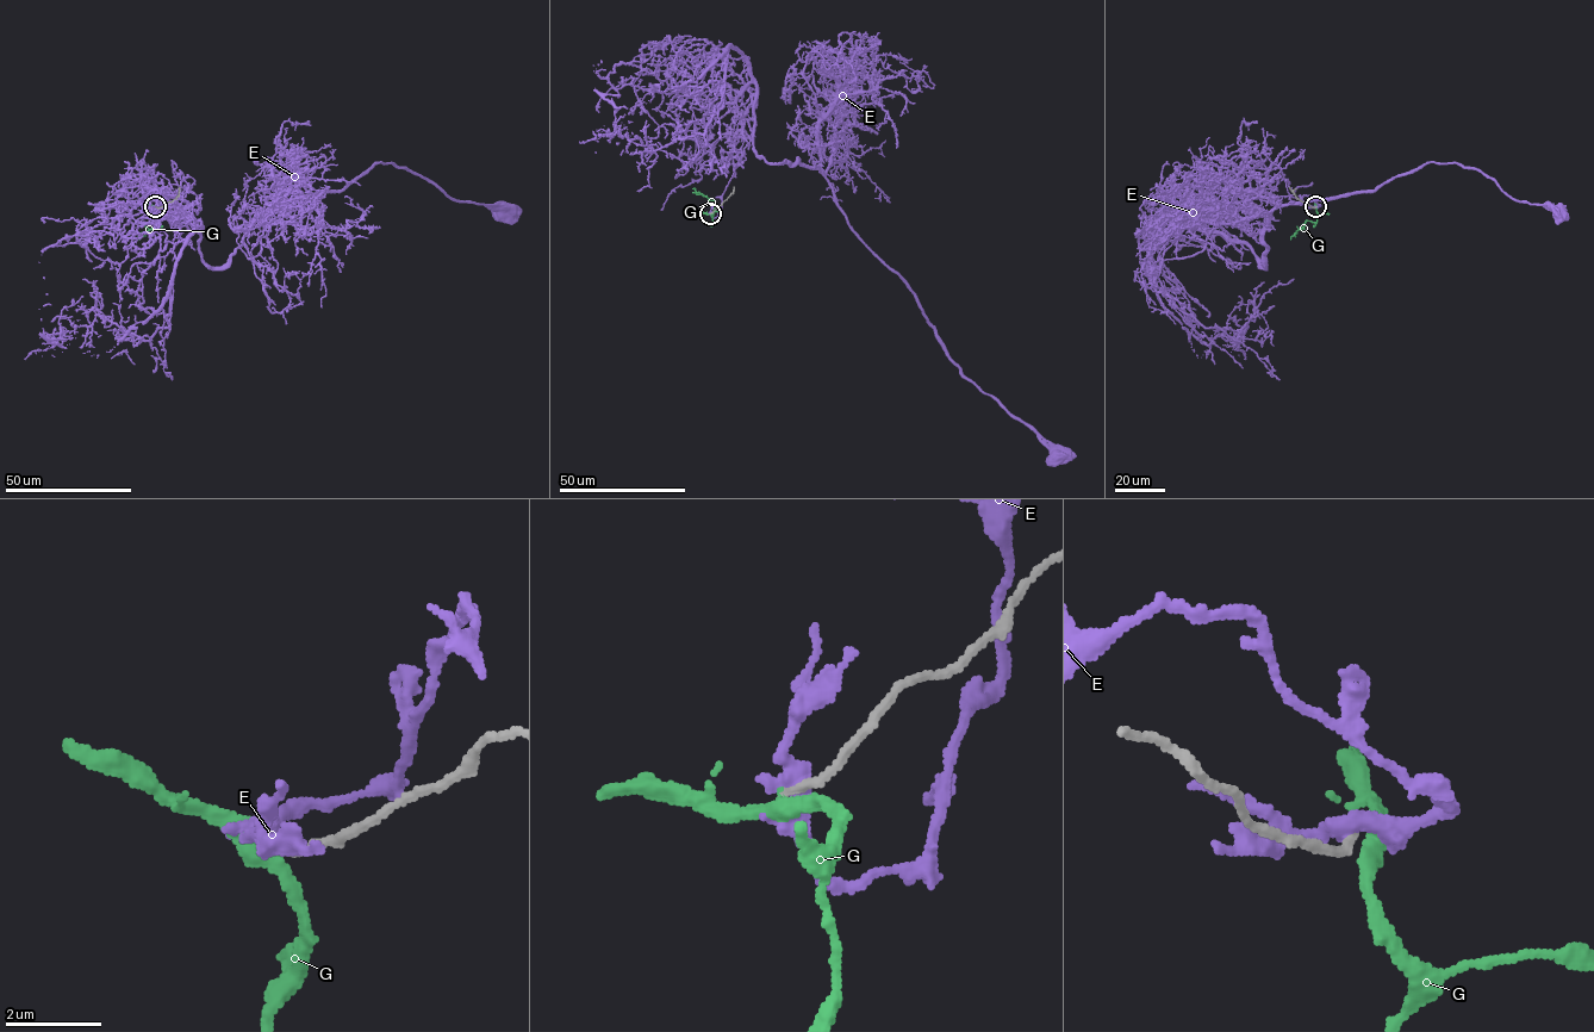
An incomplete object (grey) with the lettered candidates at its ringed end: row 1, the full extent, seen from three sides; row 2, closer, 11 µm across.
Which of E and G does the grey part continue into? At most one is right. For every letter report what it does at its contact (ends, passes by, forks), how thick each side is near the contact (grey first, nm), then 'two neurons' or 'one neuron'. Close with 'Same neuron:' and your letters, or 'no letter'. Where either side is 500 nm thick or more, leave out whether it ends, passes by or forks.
E: it passes by; calibres 180 and 440 nm; two neurons
G: it passes by; calibres 160 and 320 nm; one neuron
Same neuron: G

